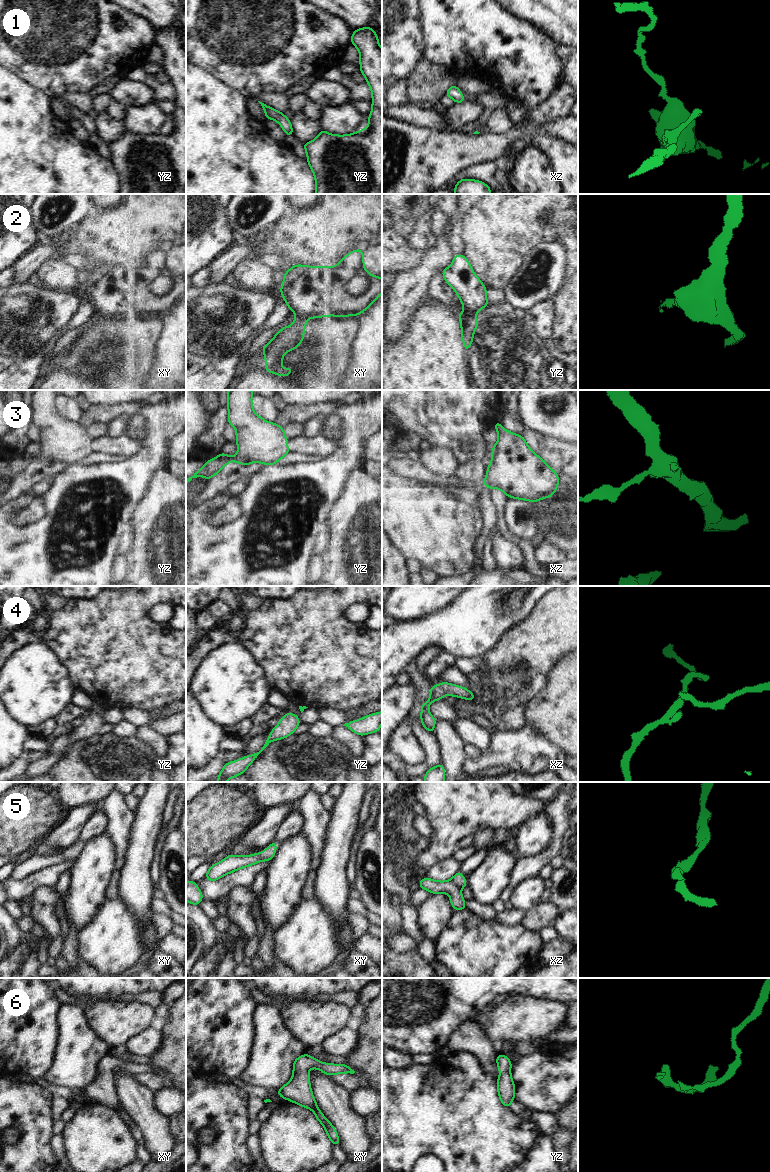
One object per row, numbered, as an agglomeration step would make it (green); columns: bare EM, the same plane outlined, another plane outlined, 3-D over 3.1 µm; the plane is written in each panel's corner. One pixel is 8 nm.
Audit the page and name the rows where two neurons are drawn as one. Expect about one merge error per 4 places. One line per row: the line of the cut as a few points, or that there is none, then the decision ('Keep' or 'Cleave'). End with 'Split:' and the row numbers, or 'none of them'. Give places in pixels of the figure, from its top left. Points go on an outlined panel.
1: No split. Keep
2: Split along yz (464, 311), (468, 314), (475, 314). Cleave
3: No split. Keep
4: No split. Keep
5: No split. Keep
6: No split. Keep
Split: 2.

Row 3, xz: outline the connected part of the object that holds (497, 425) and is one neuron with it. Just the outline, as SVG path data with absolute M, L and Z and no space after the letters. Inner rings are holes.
M500 421L493 427L498 432L498 442L492 447L492 464L486 467L487 476L482 484L490 490L498 488L508 498L528 500L532 503L553 496L560 484L558 473L530 449L522 435L503 429Z

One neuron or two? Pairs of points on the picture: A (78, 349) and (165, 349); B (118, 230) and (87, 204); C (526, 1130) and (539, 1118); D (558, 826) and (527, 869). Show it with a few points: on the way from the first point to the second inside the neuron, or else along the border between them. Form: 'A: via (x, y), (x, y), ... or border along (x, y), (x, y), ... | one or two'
A: border along (164, 327), (154, 355) | two
B: border along (94, 209), (75, 224) | two
C: border along (531, 1119), (542, 1133) | two
D: via (556, 838), (553, 847), (539, 860) | one

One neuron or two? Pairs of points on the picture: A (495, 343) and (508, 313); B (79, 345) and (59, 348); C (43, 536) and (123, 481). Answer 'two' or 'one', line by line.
A: one
B: two
C: one

